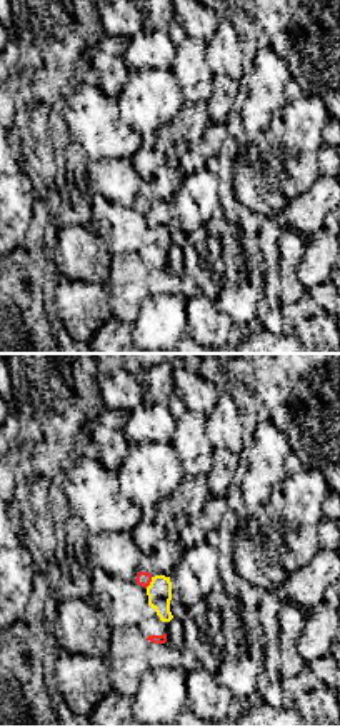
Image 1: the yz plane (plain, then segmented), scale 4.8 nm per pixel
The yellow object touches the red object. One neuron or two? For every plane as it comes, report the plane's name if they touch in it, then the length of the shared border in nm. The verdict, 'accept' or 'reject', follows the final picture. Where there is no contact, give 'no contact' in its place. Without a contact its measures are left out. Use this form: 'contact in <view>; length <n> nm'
contact in yz; length 70 nm

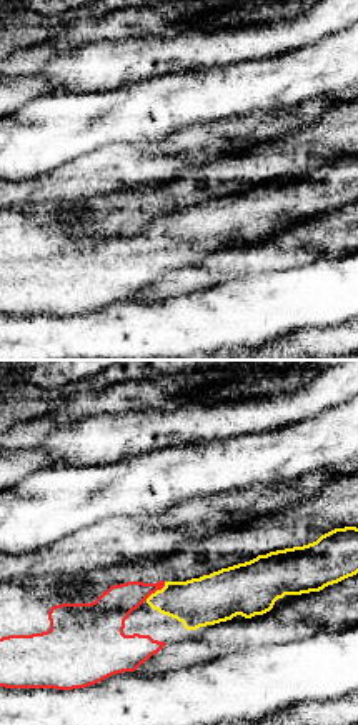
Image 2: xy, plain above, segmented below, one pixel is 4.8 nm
contact in xy; length 130 nm

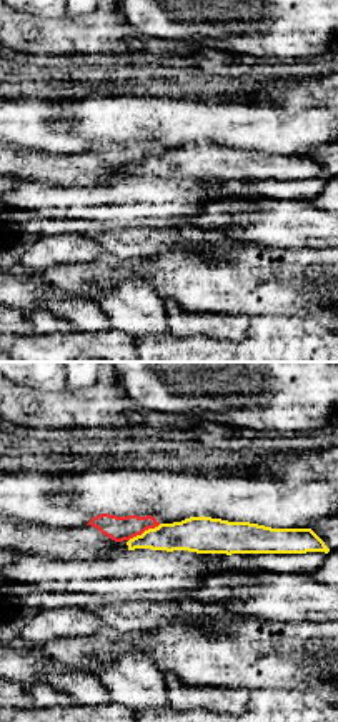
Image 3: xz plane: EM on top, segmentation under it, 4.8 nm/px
contact in xz; length 180 nm

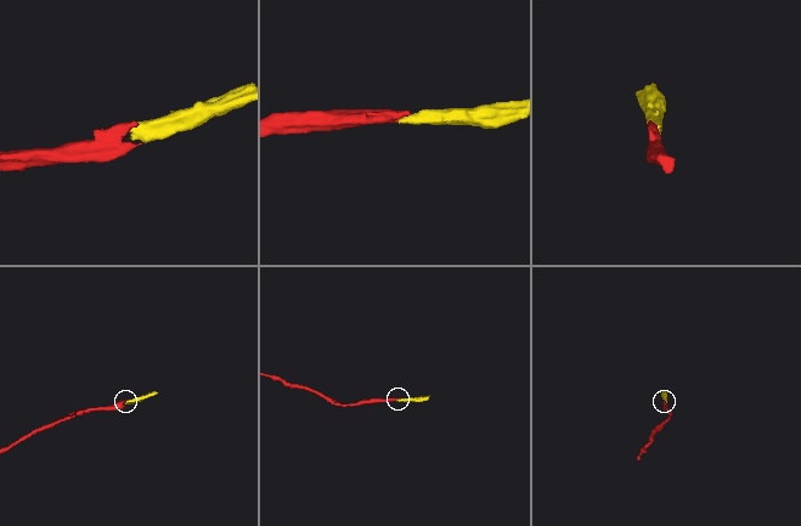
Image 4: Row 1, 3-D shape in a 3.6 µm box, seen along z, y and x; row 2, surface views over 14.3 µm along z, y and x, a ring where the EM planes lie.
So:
accept

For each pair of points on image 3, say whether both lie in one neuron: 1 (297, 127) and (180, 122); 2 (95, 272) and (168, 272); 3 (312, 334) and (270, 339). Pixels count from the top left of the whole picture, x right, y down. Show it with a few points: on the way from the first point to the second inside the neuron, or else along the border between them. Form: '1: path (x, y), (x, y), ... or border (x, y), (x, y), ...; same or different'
1: path (268, 127), (208, 122); same
2: path (114, 272), (150, 270); same
3: path (302, 339), (280, 339); same

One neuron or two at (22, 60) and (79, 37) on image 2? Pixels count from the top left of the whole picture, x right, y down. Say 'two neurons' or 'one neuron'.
one neuron

